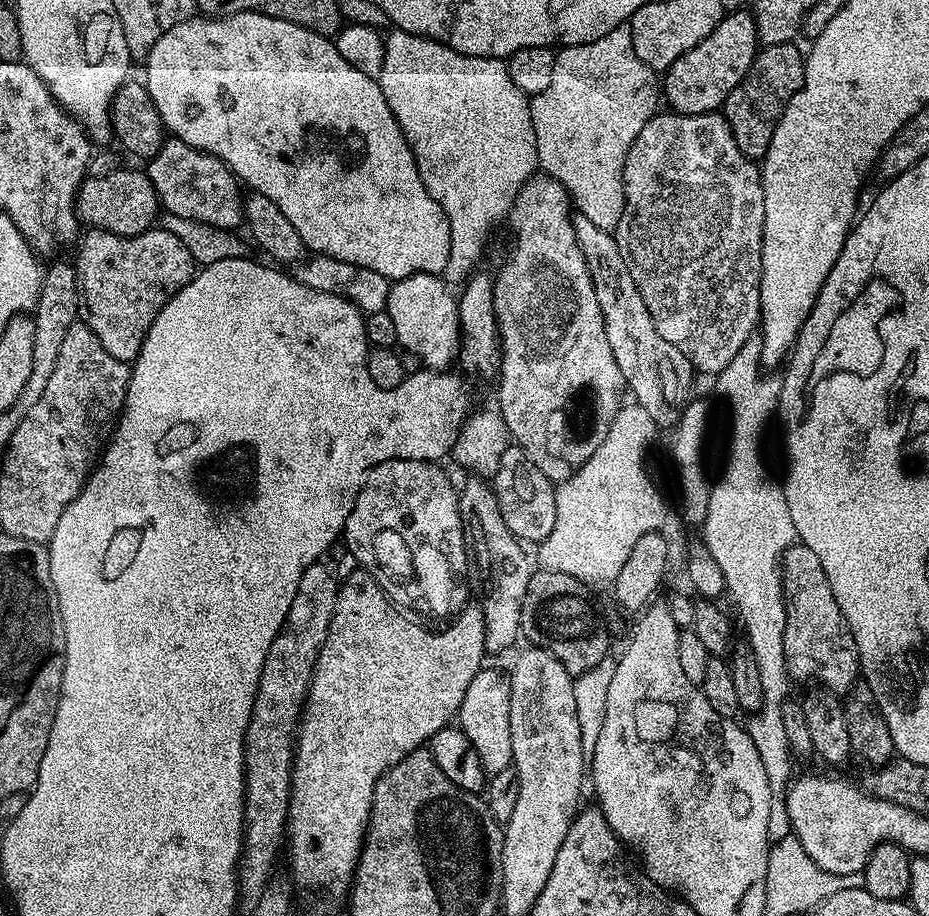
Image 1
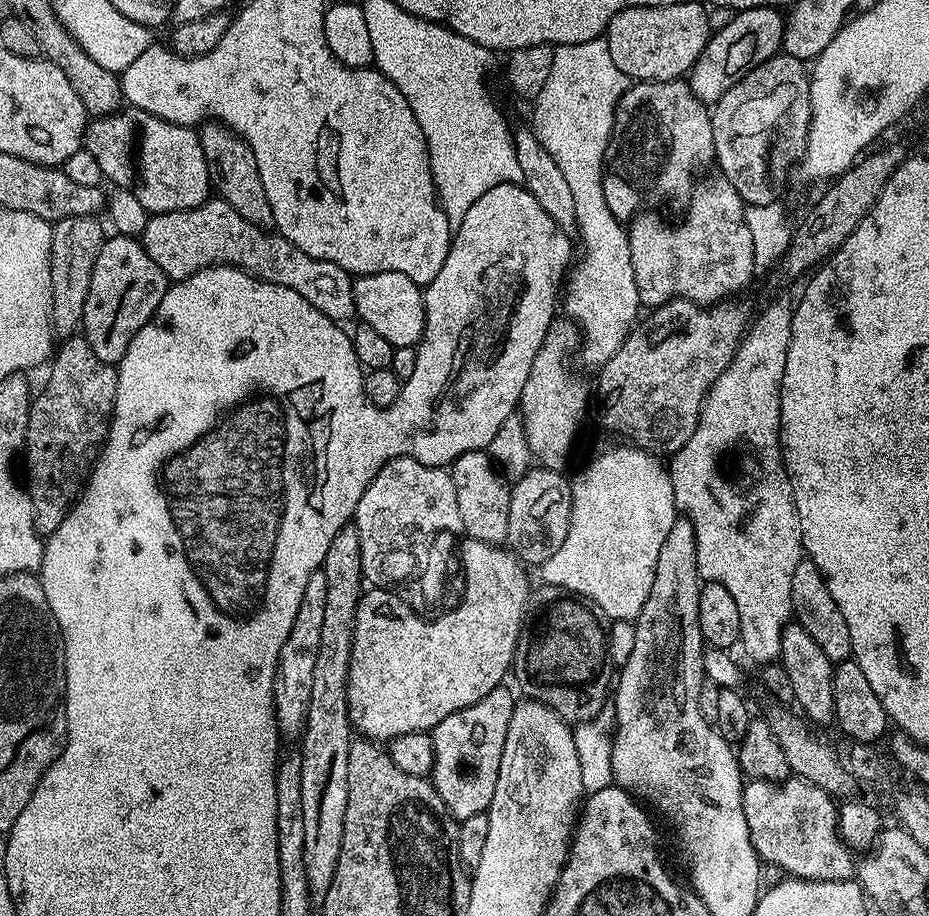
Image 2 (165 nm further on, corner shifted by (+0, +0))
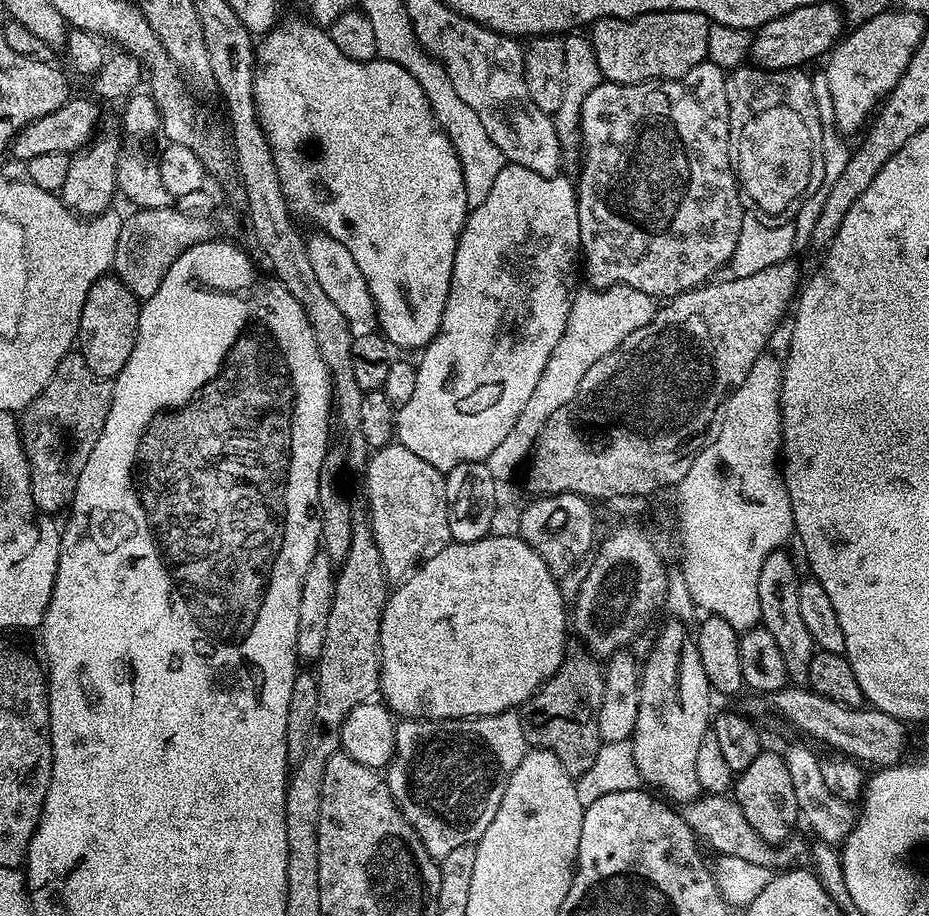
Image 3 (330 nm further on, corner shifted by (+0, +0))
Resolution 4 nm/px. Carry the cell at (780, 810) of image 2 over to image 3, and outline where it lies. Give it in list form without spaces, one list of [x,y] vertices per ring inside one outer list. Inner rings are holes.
[[[706,794],[701,798],[689,800],[683,805],[682,815],[690,830],[705,845],[708,843],[713,848],[713,853],[743,858],[746,862],[758,862],[758,866],[766,866],[773,870],[784,870],[797,863],[796,855],[800,852],[799,846],[784,842],[776,847],[764,841],[747,822],[746,816],[731,795]]]

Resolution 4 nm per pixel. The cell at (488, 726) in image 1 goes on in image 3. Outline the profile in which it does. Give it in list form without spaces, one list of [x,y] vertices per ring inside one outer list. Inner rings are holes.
[[[505,710],[489,716],[467,718],[404,718],[396,725],[396,770],[386,769],[386,783],[396,799],[396,807],[412,824],[433,858],[450,854],[457,846],[475,844],[486,834],[486,826],[494,822],[502,794],[510,782],[510,774],[518,770],[518,762],[530,750],[524,737],[519,711]],[[410,738],[414,740],[410,750]],[[468,744],[476,756],[484,758],[484,768],[466,768],[456,756],[464,756]],[[402,754],[402,756],[399,756]],[[412,756],[422,756],[424,766],[408,766]]]

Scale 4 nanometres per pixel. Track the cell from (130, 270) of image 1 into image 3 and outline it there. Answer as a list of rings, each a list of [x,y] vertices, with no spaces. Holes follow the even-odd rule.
[[[115,274],[103,276],[90,286],[86,306],[82,306],[78,351],[94,375],[114,378],[122,366],[126,366],[126,358],[130,358],[130,350],[134,350],[141,307],[141,301]]]

